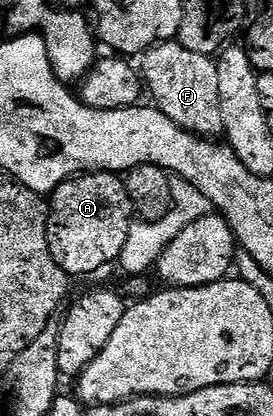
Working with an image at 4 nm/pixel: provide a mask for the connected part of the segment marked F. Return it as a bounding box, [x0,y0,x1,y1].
[139,41,224,136]

